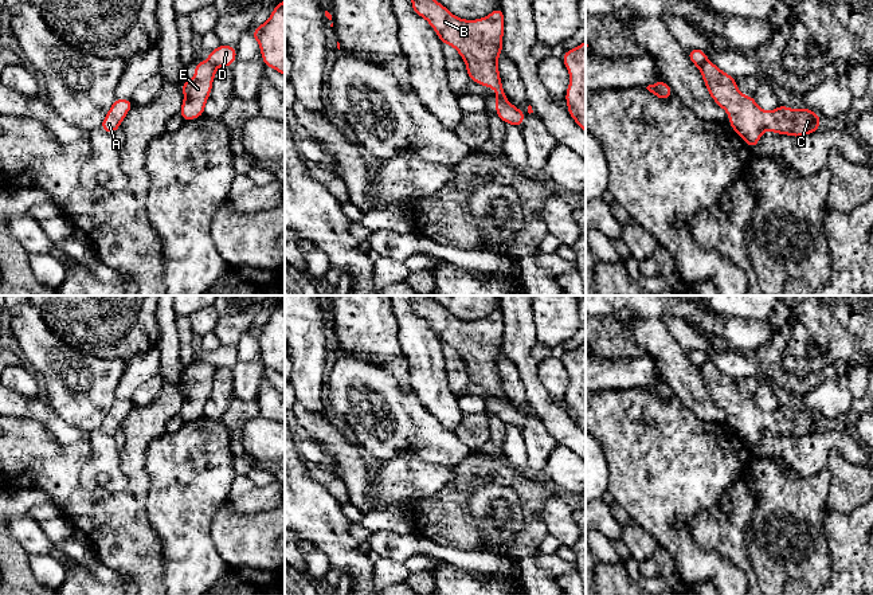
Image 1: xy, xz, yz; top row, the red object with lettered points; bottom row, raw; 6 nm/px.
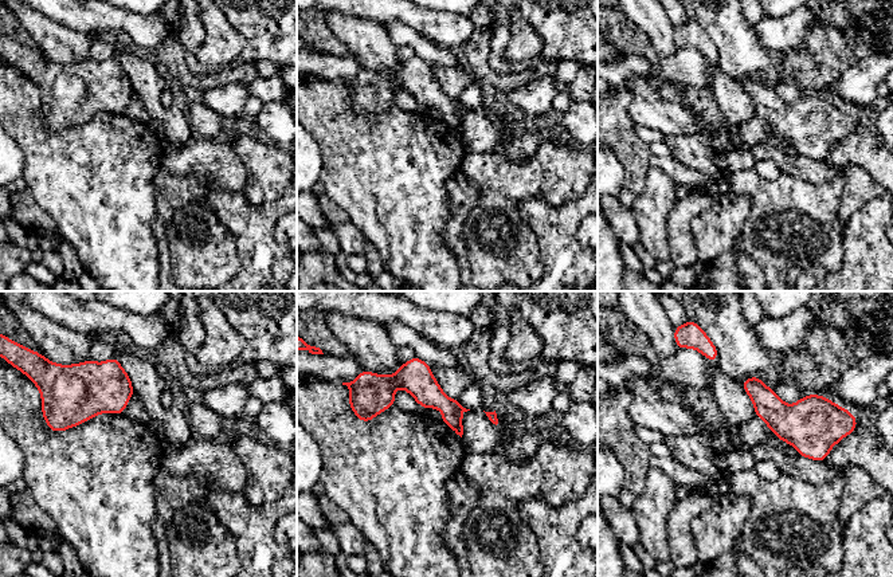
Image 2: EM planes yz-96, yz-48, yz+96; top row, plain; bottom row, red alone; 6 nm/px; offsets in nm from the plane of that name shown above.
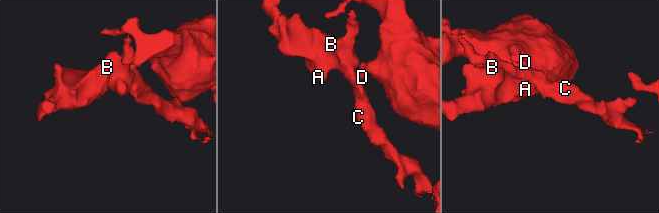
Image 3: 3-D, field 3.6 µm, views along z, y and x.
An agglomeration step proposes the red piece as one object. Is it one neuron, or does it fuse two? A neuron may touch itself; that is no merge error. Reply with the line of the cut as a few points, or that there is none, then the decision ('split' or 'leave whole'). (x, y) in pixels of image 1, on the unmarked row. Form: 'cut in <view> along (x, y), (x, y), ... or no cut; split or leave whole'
cut in xy along (208, 361), (218, 367); split

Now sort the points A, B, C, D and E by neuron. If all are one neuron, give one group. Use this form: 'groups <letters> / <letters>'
groups A B C E / D

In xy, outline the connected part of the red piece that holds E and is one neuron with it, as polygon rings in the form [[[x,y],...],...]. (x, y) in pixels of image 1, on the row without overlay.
[[[195,363],[195,379],[181,383],[184,402],[179,415],[184,422],[192,422],[204,416],[205,403],[212,391],[216,369],[218,367],[210,363]]]

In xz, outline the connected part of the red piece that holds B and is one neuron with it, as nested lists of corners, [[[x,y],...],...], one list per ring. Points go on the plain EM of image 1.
[[[411,295],[411,306],[415,316],[424,318],[432,330],[438,334],[442,345],[453,347],[466,364],[466,372],[471,383],[496,391],[496,416],[506,426],[516,426],[520,430],[525,419],[525,414],[520,412],[506,402],[497,360],[502,355],[504,338],[504,313],[497,308],[492,314],[477,321],[465,321],[454,317],[445,306],[438,304],[431,295]]]

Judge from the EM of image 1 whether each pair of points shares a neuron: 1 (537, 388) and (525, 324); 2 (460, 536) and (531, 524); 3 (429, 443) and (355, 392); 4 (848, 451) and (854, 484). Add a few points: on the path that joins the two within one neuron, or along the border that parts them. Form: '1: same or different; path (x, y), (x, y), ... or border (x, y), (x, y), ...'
1: same; path (529, 372), (524, 361), (524, 340)
2: same; path (460, 498), (473, 472), (498, 472), (520, 486)
3: same; path (410, 427), (390, 410), (379, 410), (374, 404)
4: different; border (826, 460), (837, 450), (858, 464)

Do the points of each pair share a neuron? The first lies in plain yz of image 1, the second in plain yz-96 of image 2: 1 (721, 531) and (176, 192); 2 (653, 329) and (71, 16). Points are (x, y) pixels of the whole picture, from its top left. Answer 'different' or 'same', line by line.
1: same
2: different

